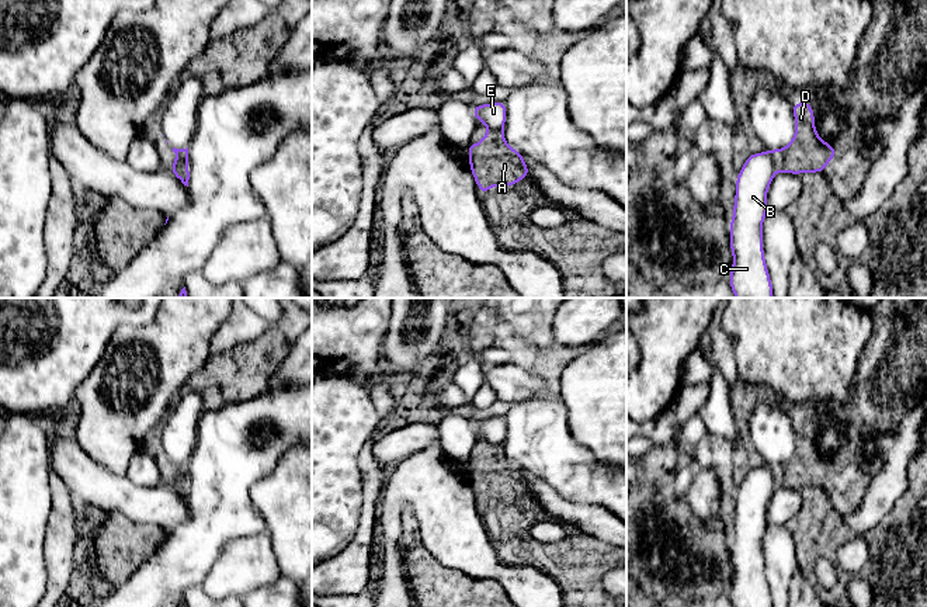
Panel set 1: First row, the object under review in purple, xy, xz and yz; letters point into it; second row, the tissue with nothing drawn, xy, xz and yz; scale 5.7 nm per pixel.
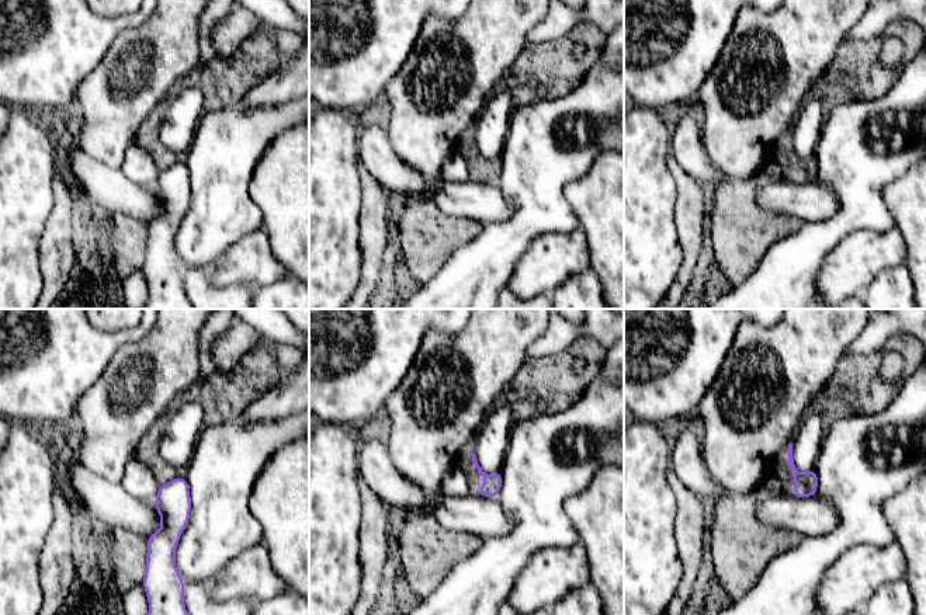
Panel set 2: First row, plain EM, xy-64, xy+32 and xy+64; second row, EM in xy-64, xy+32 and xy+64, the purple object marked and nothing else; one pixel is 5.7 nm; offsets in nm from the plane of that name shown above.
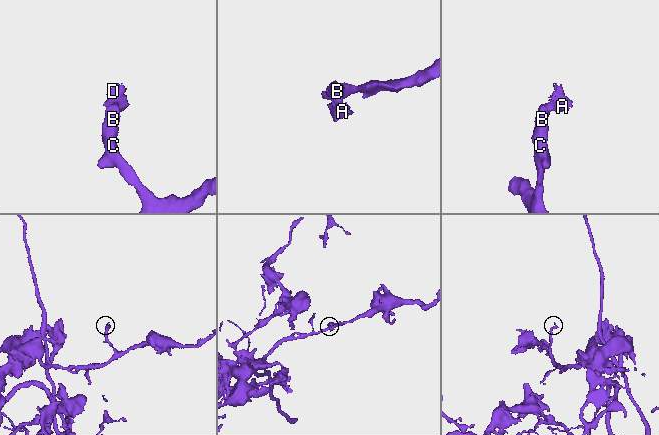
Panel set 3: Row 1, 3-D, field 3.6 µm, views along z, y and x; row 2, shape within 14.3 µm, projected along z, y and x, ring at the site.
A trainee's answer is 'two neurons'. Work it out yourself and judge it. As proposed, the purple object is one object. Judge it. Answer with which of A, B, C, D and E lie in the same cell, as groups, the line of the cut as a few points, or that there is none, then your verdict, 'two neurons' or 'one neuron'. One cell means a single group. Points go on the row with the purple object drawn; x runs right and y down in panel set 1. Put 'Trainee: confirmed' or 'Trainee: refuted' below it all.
groups A D / B C E; cut yz (767, 151), (774, 169); two neurons
Trainee: confirmed

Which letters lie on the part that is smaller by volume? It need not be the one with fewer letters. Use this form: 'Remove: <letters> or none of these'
Remove: A, D

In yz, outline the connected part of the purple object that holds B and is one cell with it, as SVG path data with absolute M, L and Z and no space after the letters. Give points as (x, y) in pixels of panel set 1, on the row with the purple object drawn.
M768 150L749 155L737 174L729 237L733 256L729 282L736 298L774 298L761 229L768 212L767 191L775 174Z

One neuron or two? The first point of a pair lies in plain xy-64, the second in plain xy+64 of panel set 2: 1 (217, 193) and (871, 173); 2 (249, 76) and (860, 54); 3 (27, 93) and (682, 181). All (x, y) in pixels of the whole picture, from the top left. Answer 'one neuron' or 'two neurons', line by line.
1: one neuron
2: one neuron
3: two neurons

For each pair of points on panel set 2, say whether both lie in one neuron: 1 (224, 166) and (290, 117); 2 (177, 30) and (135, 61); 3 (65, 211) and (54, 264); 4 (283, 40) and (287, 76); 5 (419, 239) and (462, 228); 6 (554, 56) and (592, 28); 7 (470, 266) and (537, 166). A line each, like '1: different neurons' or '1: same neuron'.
1: same neuron
2: same neuron
3: same neuron
4: different neurons
5: same neuron
6: same neuron
7: same neuron

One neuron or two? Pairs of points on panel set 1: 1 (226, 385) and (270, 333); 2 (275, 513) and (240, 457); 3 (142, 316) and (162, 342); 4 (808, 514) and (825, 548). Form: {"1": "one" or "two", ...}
{"1": "one", "2": "two", "3": "two", "4": "one"}

